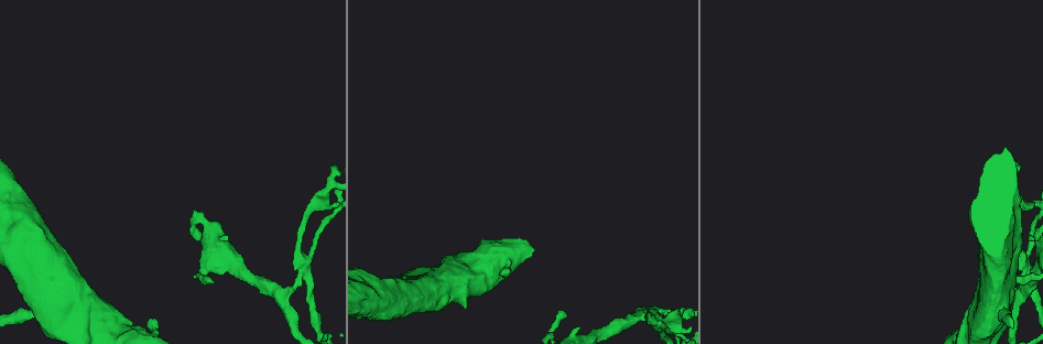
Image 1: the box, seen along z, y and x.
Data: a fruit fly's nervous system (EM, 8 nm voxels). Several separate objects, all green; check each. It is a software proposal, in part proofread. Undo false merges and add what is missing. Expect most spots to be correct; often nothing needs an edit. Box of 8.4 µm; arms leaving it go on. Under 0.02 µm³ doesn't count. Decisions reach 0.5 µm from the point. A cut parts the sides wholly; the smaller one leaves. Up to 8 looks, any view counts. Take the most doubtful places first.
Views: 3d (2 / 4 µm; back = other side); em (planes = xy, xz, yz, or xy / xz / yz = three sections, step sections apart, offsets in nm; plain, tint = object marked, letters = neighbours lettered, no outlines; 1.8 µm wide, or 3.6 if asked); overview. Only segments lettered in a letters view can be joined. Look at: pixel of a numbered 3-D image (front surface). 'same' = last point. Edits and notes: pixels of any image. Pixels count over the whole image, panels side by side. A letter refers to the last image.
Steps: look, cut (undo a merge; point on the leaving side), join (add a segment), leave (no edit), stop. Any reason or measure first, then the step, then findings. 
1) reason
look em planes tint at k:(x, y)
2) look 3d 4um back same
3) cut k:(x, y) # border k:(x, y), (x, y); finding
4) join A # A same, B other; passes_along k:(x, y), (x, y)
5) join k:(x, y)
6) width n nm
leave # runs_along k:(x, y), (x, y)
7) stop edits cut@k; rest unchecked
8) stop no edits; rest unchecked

abrupt turn
look em 3.6um xy step 16 letters at 1:(1026, 272)

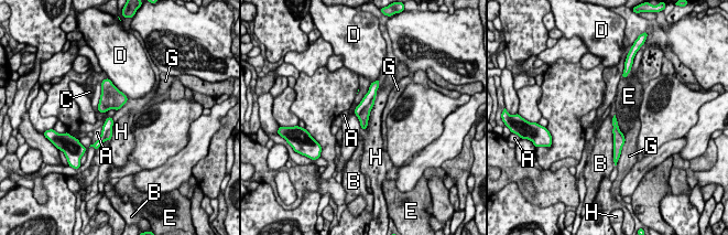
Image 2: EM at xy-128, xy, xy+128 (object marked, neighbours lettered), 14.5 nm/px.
width 70 nm
cut 2:(364, 117) # A other, B other, C other, D other, E other, G other, H other; border 2:(375, 97), (361, 110), (358, 117); a second neuron is stuck on

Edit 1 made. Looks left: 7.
calibre changes
look em planes letters at 1:(1006, 314)

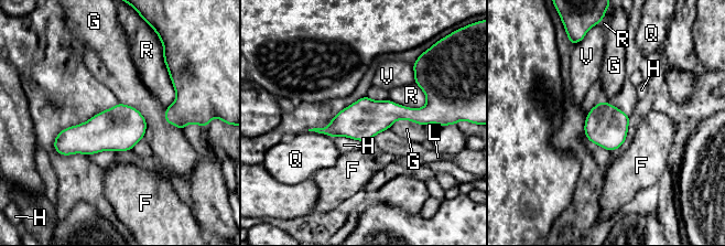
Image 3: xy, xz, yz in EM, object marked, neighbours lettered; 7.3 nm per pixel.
width 280 nm
leave # F other, G other, H other, L other, Q other, R other, V other; runs_along 3:(430, 117), (381, 114), (321, 130); all the same neuron

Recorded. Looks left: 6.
tapers out
look 3d 2um at 1:(210, 280)

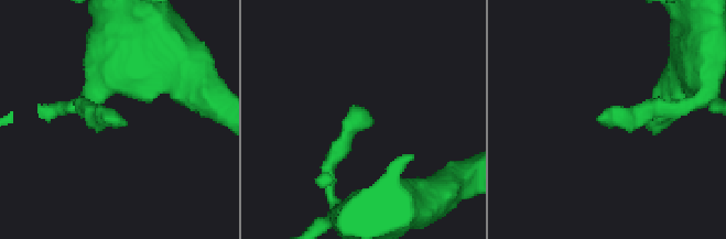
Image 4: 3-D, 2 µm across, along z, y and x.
look em 3.6um xz step 8 tint at 4:(607, 126)

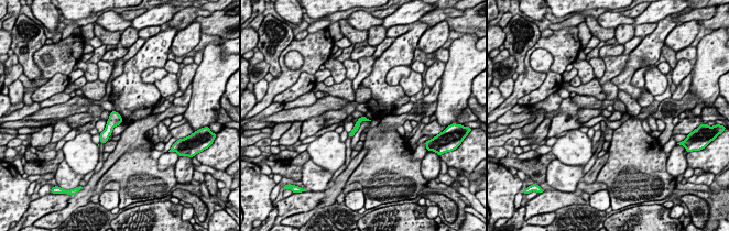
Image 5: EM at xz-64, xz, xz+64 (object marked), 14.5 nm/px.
look em 3.6um planes letters same

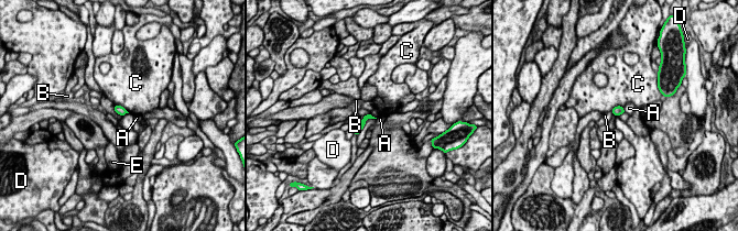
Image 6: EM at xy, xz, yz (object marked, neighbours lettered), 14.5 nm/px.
leave # A other, B other, C other, D other, E other; border 6:(370, 112), (376, 118); no lettered segment goes on from it

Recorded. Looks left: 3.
stop edits cut@2; rest unchecked

